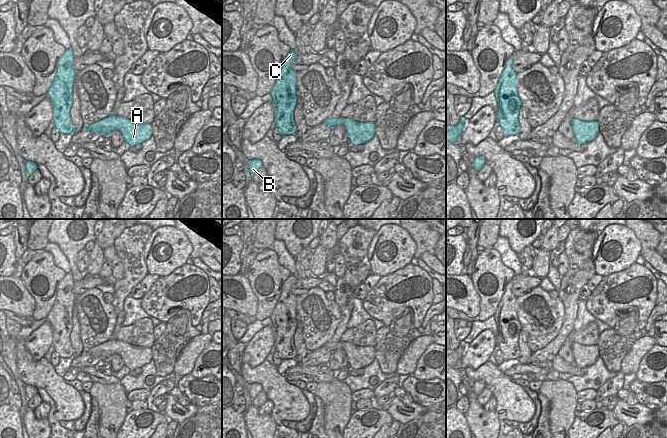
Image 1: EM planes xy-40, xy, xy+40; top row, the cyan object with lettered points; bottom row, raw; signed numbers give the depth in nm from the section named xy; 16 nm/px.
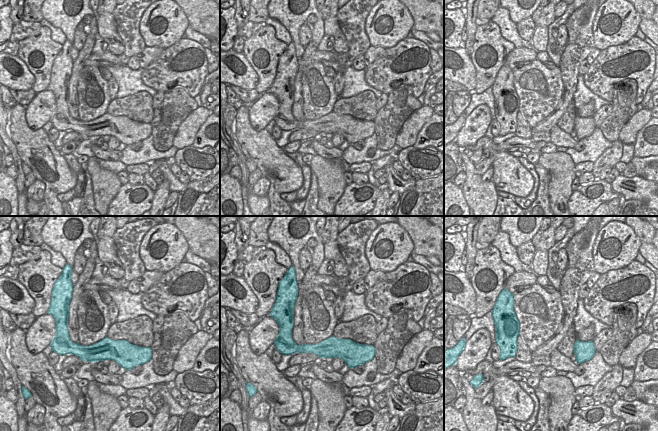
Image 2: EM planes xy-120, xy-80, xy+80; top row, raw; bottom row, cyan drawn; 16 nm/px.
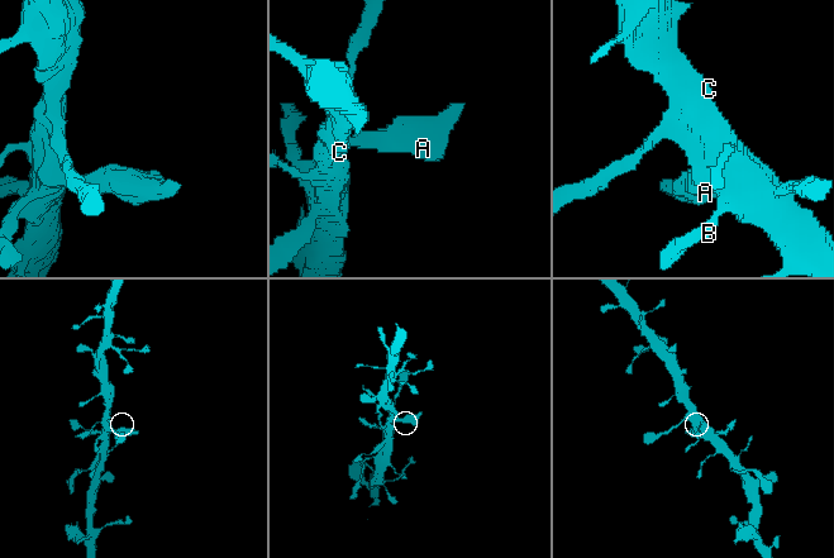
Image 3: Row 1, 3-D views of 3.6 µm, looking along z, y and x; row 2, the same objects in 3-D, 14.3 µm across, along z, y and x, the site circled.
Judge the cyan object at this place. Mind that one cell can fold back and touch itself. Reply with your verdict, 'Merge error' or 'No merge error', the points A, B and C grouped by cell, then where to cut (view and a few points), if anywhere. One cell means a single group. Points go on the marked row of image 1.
No merge error. Groups: A B C. No split.

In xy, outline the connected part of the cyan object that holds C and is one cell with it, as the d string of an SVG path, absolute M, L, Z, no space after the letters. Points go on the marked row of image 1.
M291 50L282 61L279 76L270 91L275 106L275 123L282 136L294 135L296 125L294 121L294 109L297 104L296 74L292 69L297 52Z

